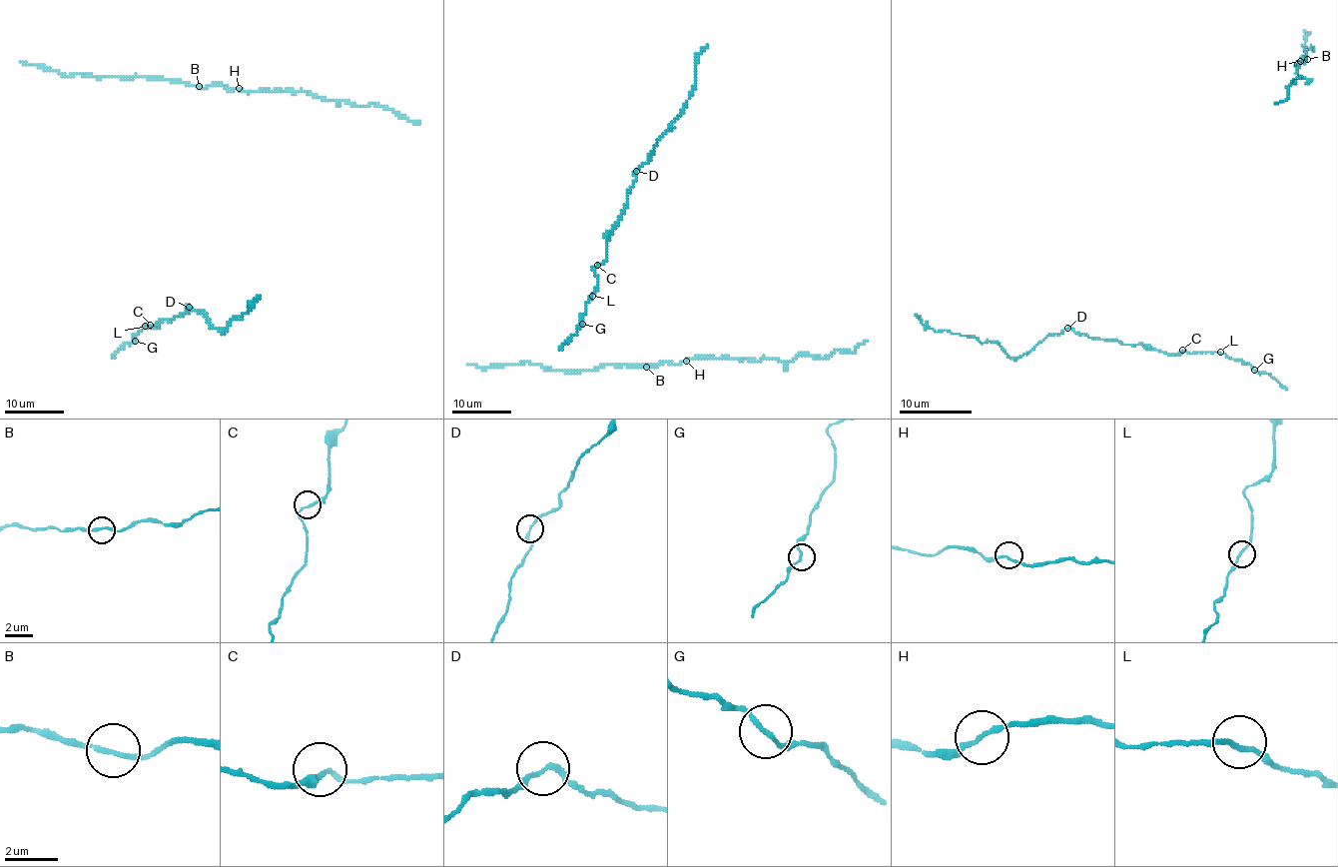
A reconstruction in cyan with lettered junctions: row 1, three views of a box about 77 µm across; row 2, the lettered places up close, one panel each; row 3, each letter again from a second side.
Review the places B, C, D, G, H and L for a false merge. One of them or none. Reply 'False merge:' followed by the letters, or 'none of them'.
False merge: none of them

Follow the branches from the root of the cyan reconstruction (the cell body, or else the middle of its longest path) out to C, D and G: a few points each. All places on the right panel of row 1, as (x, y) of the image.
C: (1220, 352), (1191, 354), (1182, 350)
D: (1220, 352), (1164, 354), (1142, 345), (1091, 339), (1068, 329)
G: (1220, 352), (1231, 359), (1242, 359), (1254, 370)

